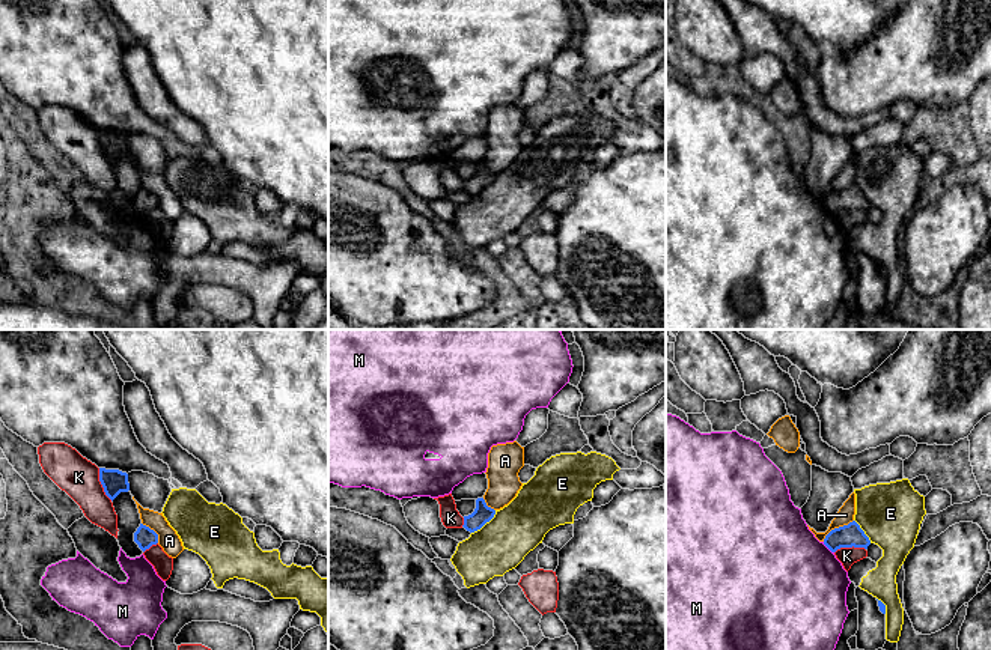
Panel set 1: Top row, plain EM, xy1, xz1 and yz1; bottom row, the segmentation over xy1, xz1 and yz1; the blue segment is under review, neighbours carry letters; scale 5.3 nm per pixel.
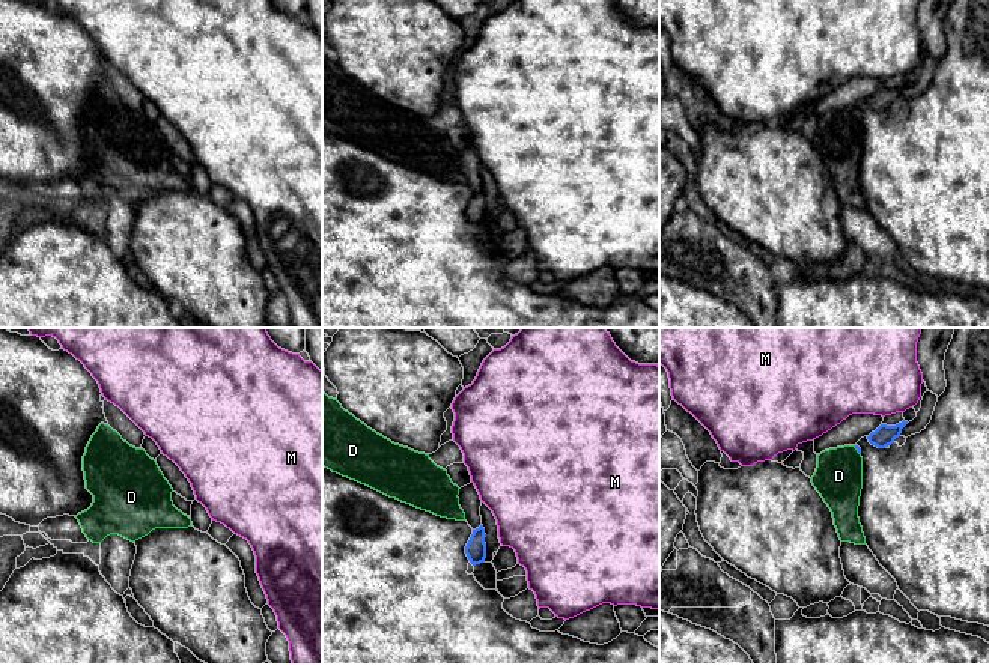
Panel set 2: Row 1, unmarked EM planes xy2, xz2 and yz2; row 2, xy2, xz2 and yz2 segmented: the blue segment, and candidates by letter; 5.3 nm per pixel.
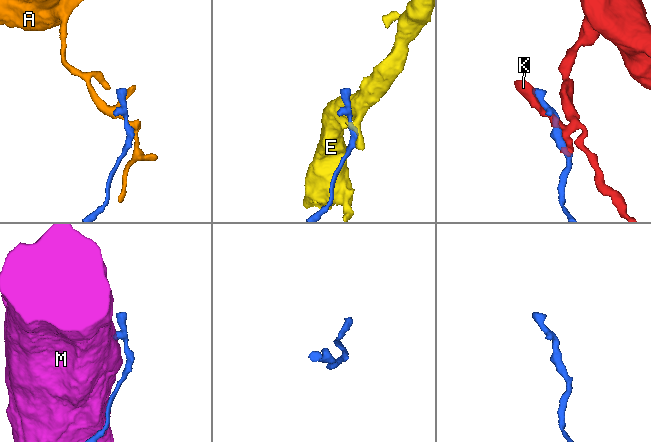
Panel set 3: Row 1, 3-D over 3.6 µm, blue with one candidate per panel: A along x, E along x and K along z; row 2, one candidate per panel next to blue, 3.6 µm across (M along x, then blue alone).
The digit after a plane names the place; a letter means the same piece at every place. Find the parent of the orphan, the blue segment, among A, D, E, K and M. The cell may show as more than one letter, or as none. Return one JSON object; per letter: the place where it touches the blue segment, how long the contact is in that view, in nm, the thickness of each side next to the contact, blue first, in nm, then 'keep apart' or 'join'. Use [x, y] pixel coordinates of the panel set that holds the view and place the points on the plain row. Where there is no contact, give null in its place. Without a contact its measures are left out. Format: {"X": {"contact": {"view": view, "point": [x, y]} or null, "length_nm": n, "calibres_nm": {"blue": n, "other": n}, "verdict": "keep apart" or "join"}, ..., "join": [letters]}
{"A": {"contact": {"view": "yz1", "point": [836, 191]}, "length_nm": 200, "calibres_nm": {"blue": 120, "other": 90}, "verdict": "keep apart"}, "D": {"contact": {"view": "yz2", "point": [857, 112]}, "length_nm": 70, "calibres_nm": {"blue": 20, "other": 260}, "verdict": "join"}, "E": {"contact": {"view": "xz1", "point": [485, 185]}, "length_nm": 180, "calibres_nm": {"blue": 100, "other": 280}, "verdict": "keep apart"}, "K": {"contact": {"view": "xy1", "point": [101, 146]}, "length_nm": 190, "calibres_nm": {"blue": 130, "other": 220}, "verdict": "keep apart"}, "M": {"contact": {"view": "yz1", "point": [829, 211]}, "length_nm": 90, "calibres_nm": {"blue": 120, "other": 500}, "verdict": "keep apart"}, "join": ["D"]}

